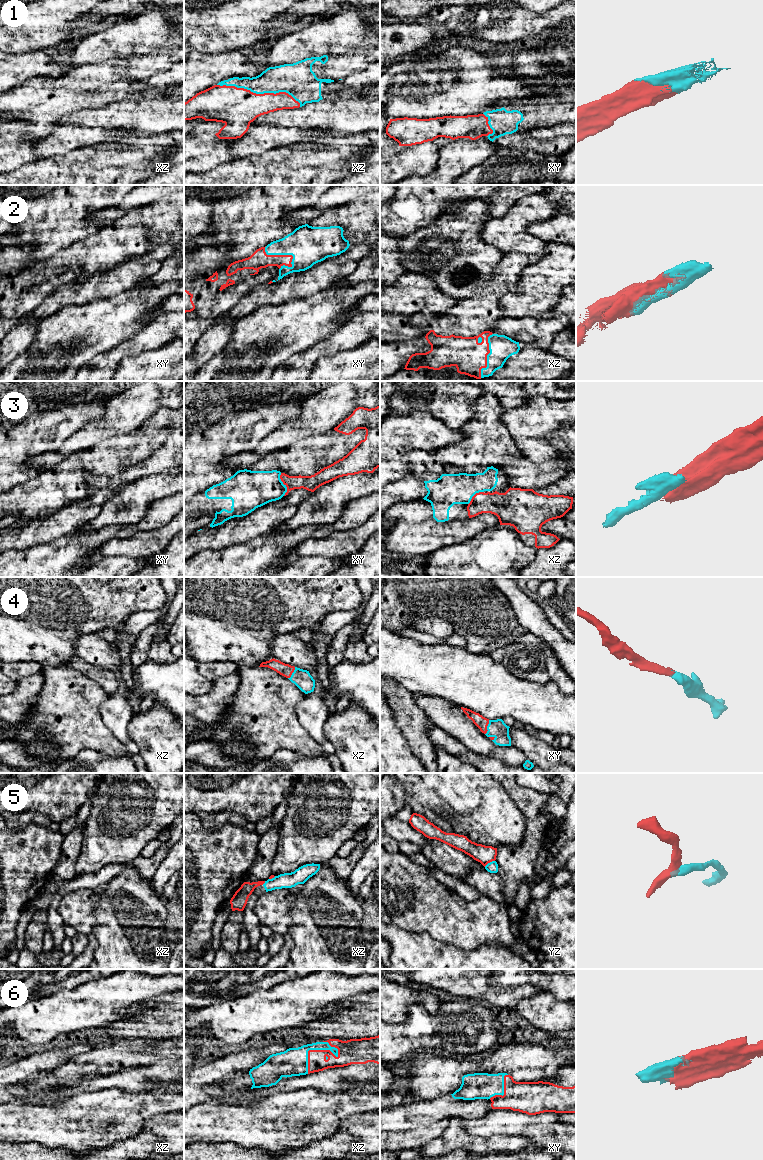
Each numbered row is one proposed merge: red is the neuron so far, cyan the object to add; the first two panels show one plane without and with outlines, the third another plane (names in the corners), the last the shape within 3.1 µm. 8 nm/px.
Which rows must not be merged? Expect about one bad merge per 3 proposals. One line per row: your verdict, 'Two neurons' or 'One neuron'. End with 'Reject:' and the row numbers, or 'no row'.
1: One neuron
2: One neuron
3: Two neurons
4: One neuron
5: Two neurons
6: One neuron
Reject: 3, 5

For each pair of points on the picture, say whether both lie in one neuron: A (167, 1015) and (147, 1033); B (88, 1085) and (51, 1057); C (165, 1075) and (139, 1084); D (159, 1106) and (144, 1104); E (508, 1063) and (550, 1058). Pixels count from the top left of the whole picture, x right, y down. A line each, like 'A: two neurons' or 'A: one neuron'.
A: one neuron
B: two neurons
C: one neuron
D: one neuron
E: one neuron

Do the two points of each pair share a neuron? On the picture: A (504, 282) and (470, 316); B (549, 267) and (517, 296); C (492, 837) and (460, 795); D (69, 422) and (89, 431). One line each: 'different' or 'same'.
A: same
B: same
C: same
D: different

